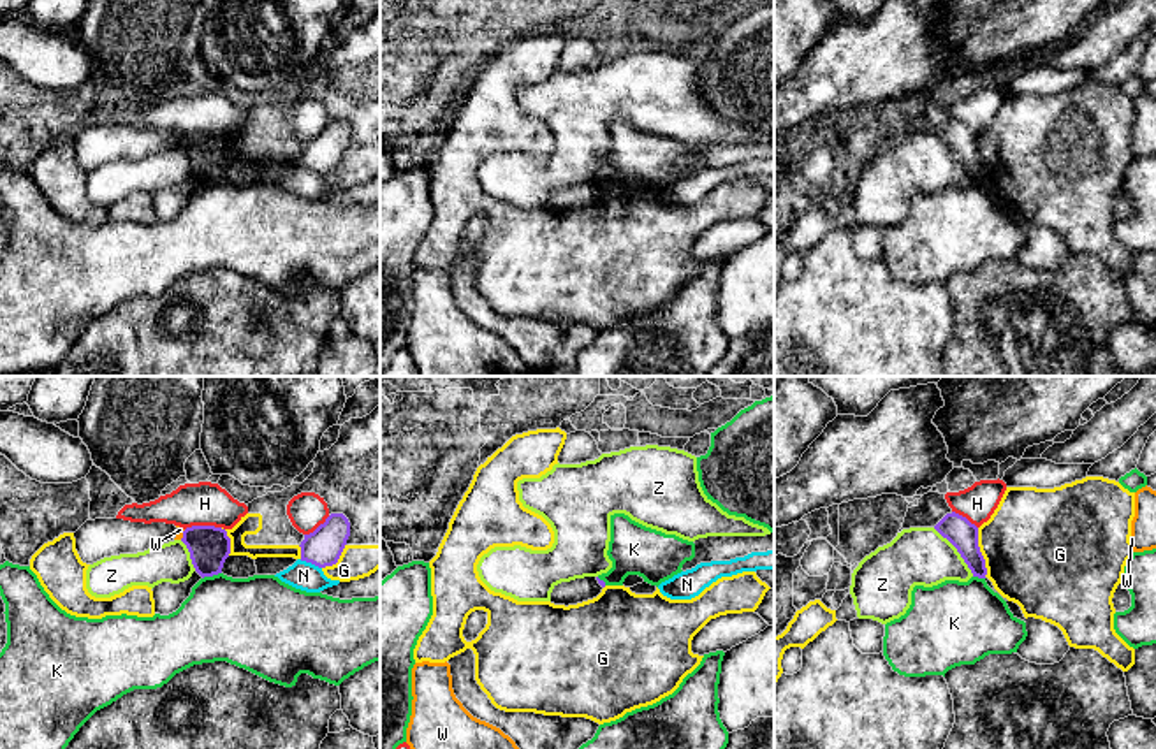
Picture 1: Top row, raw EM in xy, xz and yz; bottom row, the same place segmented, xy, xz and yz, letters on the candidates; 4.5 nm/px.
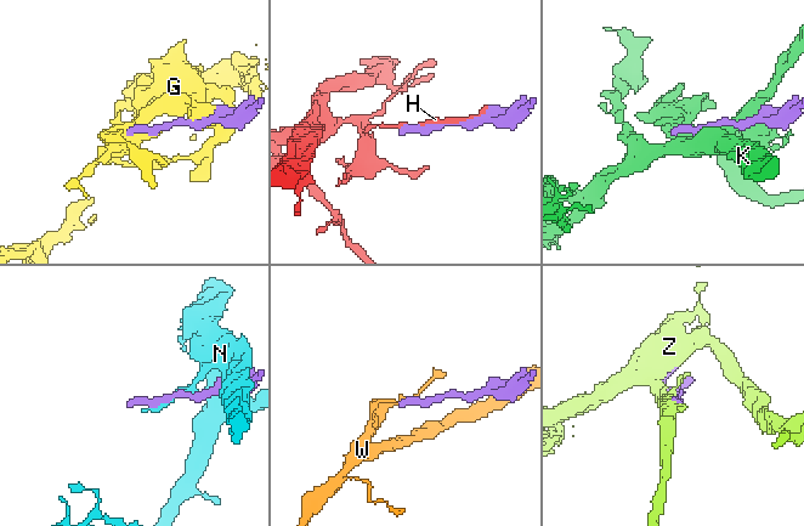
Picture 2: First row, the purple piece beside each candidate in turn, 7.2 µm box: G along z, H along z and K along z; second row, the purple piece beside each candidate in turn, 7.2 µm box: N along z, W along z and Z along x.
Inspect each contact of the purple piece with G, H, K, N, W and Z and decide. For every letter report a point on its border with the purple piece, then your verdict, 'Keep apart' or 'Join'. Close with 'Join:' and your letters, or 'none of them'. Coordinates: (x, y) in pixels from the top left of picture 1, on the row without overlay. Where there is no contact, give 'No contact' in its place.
G: Touches purple at yz (980, 159). Keep apart
H: Touches purple at xy (203, 132). Keep apart
K: Touches purple at xy (212, 181). Keep apart
N: Touches purple at xy (310, 167). Keep apart
W: Touches purple at xy (183, 141). Keep apart
Z: Touches purple at yz (958, 157). Keep apart
Join: none of them

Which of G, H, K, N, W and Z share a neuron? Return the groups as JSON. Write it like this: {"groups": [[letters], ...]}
{"groups": [["G"], ["H"], ["K"], ["N"], ["W"], ["Z"]]}

